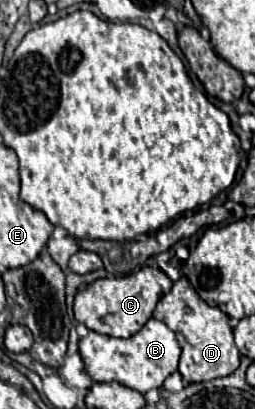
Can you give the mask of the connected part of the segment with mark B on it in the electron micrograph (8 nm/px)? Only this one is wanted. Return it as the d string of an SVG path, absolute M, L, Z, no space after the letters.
M149 319L145 327L129 339L115 339L89 331L89 335L79 341L79 353L85 363L85 371L93 381L117 381L129 389L147 393L149 389L159 389L163 381L177 371L181 347L175 339L175 333L171 333L163 321Z

